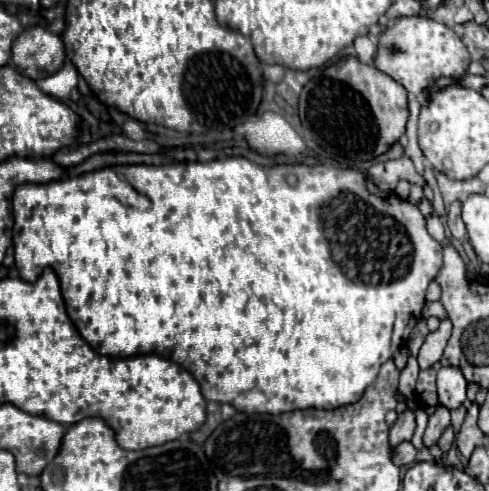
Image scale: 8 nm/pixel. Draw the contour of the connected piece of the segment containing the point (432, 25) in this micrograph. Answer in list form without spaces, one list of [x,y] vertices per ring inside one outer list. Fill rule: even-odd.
[[[400,17],[392,27],[388,27],[380,41],[376,53],[376,67],[390,75],[394,81],[406,87],[408,93],[420,93],[438,77],[460,77],[468,71],[470,55],[462,39],[444,23],[430,17]]]

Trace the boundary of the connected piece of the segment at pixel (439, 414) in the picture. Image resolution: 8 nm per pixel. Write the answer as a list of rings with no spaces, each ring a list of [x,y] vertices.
[[[436,405],[434,415],[430,415],[428,419],[428,427],[424,433],[424,445],[430,447],[434,443],[438,443],[438,437],[442,435],[442,431],[450,425],[450,411],[444,409],[442,405]]]

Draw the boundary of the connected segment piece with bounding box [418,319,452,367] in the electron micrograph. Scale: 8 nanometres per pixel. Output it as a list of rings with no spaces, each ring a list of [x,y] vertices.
[[[444,319],[440,323],[440,329],[426,337],[424,345],[418,351],[418,365],[420,367],[432,367],[442,357],[442,351],[450,339],[450,333],[452,333],[452,323],[448,319]]]

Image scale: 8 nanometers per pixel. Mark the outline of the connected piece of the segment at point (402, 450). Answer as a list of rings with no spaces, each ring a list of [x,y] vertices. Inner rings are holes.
[[[410,441],[400,443],[400,445],[394,447],[394,451],[392,451],[392,461],[394,461],[394,465],[398,465],[398,467],[410,465],[410,463],[414,461],[414,457],[416,457],[416,449],[414,449],[414,445],[412,445]]]

